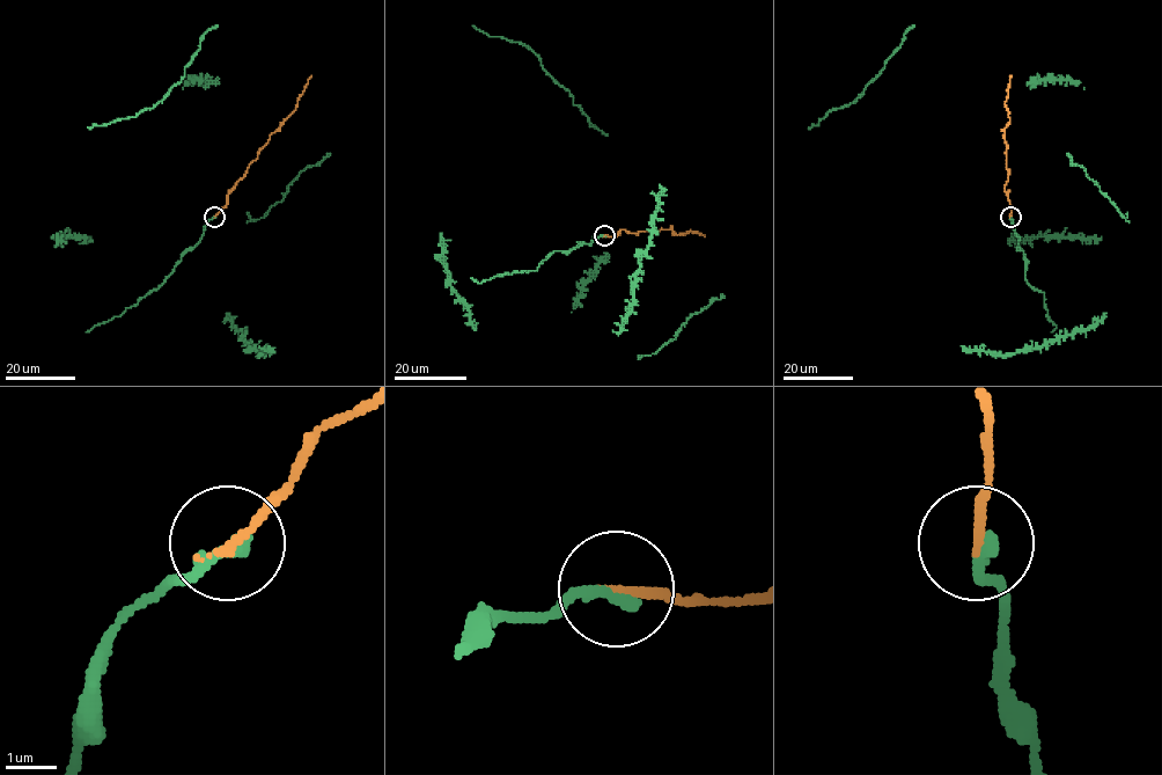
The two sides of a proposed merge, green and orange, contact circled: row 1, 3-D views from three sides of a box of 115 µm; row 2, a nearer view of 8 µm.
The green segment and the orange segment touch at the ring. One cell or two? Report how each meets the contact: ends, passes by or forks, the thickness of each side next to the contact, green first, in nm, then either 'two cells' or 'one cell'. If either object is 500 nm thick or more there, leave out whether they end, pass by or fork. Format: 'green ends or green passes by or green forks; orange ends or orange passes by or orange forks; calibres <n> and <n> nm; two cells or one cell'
green ends; orange ends; calibres 320 and 190 nm; one cell

